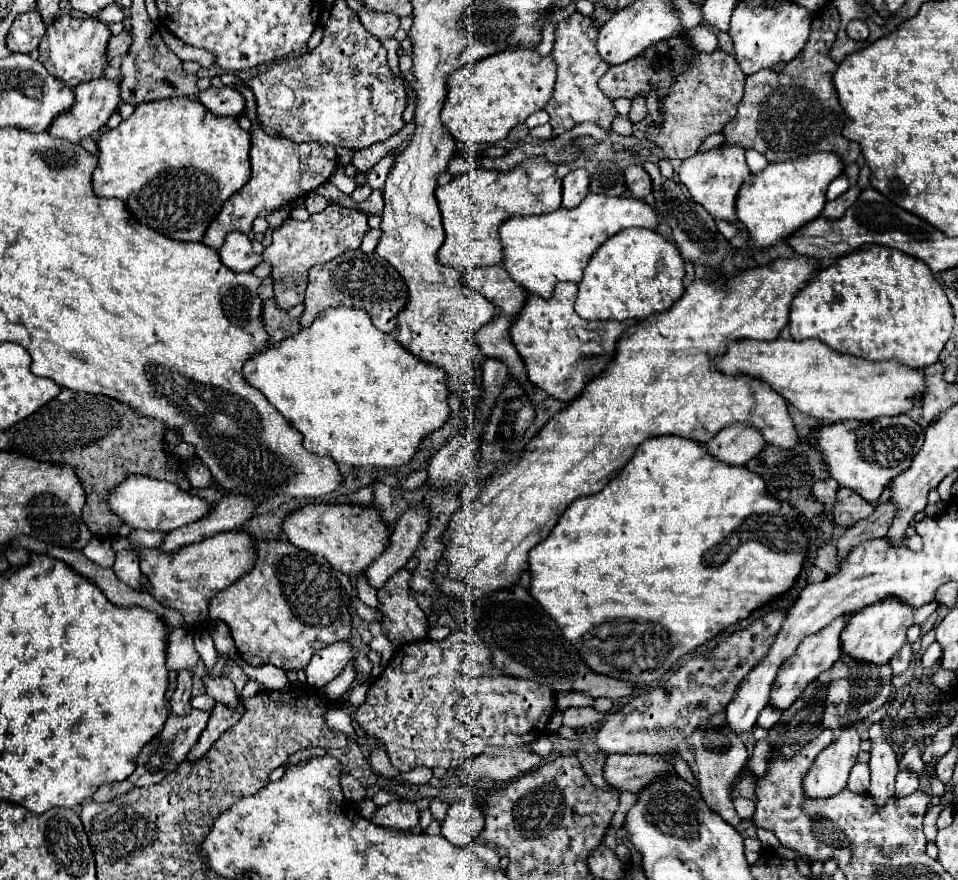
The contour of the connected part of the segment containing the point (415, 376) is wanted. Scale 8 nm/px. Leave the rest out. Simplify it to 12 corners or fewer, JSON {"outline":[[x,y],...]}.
{"outline":[[359,308],[243,378],[337,464],[401,466],[449,416],[445,372]]}

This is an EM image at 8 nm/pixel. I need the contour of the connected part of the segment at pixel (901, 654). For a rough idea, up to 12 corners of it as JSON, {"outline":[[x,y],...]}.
{"outline":[[905,646],[889,662],[893,674],[905,672],[913,652]]}

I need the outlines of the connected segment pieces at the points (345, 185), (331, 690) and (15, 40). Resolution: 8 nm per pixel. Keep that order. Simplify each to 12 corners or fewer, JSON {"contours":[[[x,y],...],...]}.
{"contours":[[[341,164],[331,180],[343,194],[357,188],[355,176],[347,176]],[[355,664],[345,666],[339,676],[323,688],[329,700],[349,690],[355,678]],[[37,10],[19,14],[7,34],[9,52],[33,52],[45,36]]]}

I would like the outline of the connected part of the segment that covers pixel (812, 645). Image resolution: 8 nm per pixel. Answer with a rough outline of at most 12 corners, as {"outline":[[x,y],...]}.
{"outline":[[853,614],[807,636],[781,664],[771,688],[789,708],[843,654],[839,636]]}

